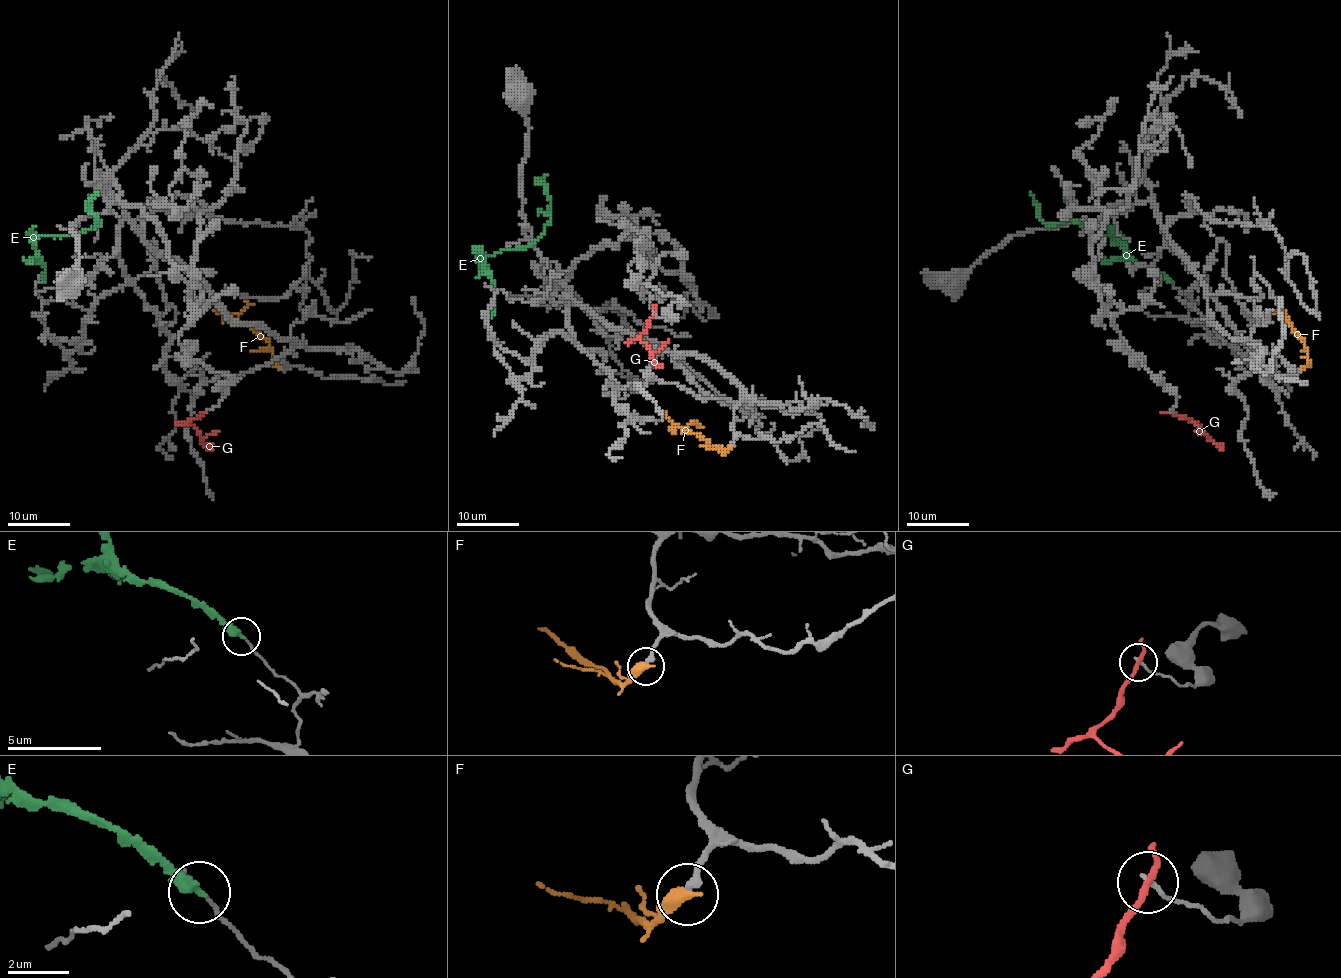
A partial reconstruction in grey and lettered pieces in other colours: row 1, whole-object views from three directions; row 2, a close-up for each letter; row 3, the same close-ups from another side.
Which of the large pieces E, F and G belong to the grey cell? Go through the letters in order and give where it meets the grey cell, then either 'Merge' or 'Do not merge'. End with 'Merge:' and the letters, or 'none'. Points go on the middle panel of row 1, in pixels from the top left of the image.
E: Touches grey at (488, 315). Do not merge
F: Touches grey at (731, 446). Merge
G: Touches grey at (653, 314). Do not merge
Merge: F

